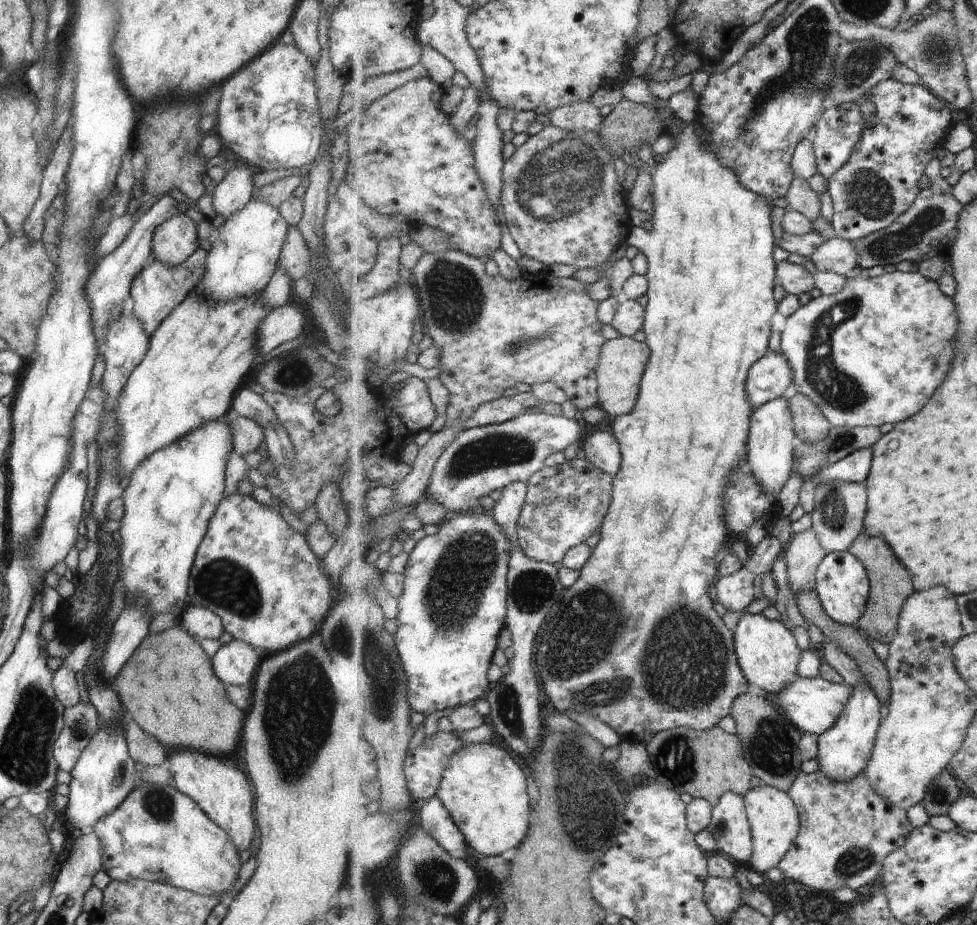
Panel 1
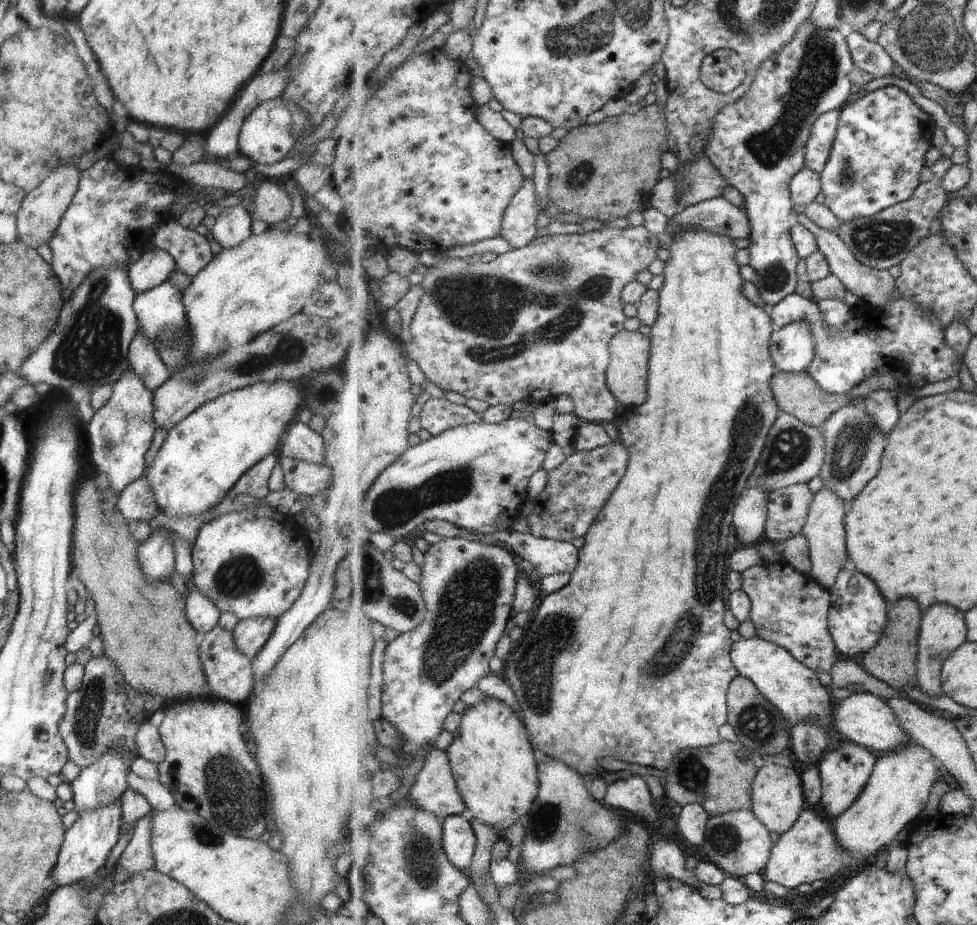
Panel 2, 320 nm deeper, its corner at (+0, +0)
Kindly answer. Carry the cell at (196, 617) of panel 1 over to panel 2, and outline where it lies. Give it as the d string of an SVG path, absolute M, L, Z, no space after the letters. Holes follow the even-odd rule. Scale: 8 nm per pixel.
M190 585L184 596L185 616L201 636L207 629L216 625L220 610L202 592Z

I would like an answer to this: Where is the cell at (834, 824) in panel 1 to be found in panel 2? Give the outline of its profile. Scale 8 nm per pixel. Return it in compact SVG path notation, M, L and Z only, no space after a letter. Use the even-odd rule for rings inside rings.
M807 808L802 812L800 819L795 826L788 830L785 834L780 835L778 841L774 844L772 855L769 864L766 866L766 870L763 872L766 880L776 882L781 884L781 886L790 888L798 888L799 884L811 884L815 880L829 880L833 878L843 866L851 866L851 864L858 864L859 866L865 866L863 863L859 863L853 855L851 855L848 850L845 851L844 848L839 844L836 834L834 833L834 820L829 818L829 816L824 813L824 811L819 808Z

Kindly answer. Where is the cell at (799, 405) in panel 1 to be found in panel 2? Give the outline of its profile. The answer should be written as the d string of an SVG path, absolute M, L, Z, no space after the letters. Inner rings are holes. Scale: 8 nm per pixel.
M778 370L772 380L772 389L778 407L785 413L796 416L810 427L822 427L834 412L852 403L850 395L834 395L827 392L806 370L798 373Z

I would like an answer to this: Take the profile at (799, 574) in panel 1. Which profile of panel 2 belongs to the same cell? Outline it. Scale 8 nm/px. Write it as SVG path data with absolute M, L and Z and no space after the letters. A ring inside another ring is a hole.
M823 486L815 493L811 503L810 516L802 533L807 537L812 558L811 576L817 579L827 590L836 582L839 573L846 567L848 548L846 545L845 517L848 506L838 494Z

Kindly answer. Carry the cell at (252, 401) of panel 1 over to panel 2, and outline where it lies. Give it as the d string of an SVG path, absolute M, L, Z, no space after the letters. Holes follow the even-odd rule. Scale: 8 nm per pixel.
M294 420L280 437L278 457L291 457L305 462L324 464L324 440L320 433Z

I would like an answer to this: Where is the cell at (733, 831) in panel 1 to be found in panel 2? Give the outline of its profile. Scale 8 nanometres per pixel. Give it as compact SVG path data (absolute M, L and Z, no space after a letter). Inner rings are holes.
M740 810L710 817L702 848L705 859L717 864L729 876L744 879L747 875L763 873L766 870L774 843L770 828L753 811Z

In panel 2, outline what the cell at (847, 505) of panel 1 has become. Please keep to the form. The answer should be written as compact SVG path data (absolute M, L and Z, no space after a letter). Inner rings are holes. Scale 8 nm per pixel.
M857 400L834 412L818 429L827 440L825 460L820 472L823 486L829 487L849 506L879 474L888 436L875 424L863 400Z

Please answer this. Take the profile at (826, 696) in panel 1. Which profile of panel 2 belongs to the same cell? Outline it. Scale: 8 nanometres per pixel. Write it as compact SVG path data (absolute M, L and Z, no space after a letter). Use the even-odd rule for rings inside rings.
M859 693L849 697L844 703L835 706L832 719L833 727L843 738L864 746L878 755L895 752L912 742L912 736L907 732L894 708L891 708L888 701L872 694Z

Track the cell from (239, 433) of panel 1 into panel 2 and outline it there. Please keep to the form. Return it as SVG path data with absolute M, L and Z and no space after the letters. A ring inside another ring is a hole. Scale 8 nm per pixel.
M271 453L258 460L249 467L228 490L228 496L233 497L238 494L252 496L255 499L264 497L268 493L267 478L275 464L278 463L278 455Z

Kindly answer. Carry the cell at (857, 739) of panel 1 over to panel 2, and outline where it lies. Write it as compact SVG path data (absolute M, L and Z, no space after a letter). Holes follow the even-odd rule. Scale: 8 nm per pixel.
M846 741L841 743L839 748L825 753L817 762L822 780L822 804L820 808L834 821L844 812L847 812L857 802L862 792L866 790L879 756L864 746L856 745L853 741Z

